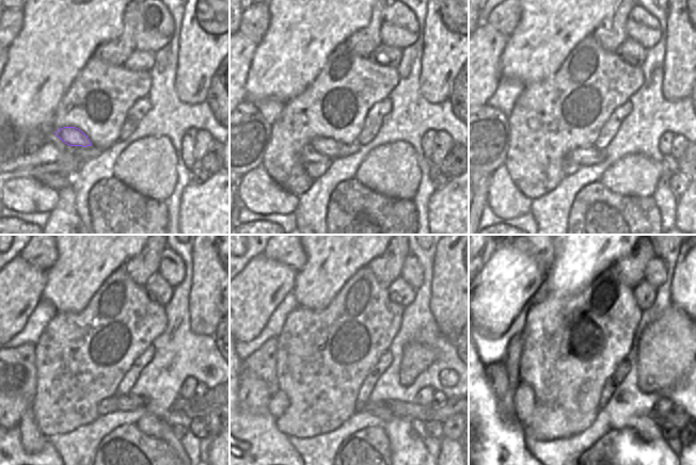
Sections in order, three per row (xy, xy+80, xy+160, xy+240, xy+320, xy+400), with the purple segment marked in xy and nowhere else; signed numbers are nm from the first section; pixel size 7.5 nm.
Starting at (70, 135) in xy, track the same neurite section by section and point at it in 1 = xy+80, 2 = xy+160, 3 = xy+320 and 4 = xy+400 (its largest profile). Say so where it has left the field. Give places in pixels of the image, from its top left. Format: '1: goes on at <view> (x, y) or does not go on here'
1: goes on at xy+80 (327, 146)
2: goes on at xy+160 (588, 155)
3: goes on at xy+320 (385, 410)
4: goes on at xy+400 (647, 427)

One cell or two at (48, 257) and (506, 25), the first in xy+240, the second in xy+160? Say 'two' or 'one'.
one

